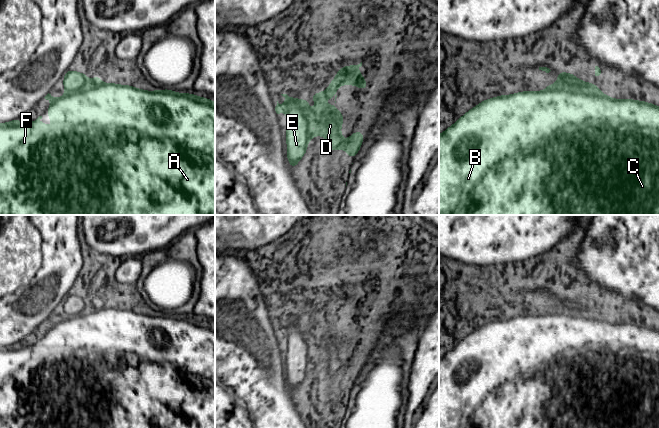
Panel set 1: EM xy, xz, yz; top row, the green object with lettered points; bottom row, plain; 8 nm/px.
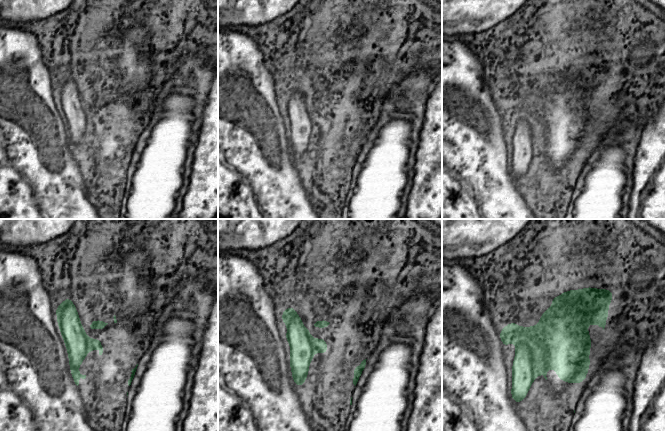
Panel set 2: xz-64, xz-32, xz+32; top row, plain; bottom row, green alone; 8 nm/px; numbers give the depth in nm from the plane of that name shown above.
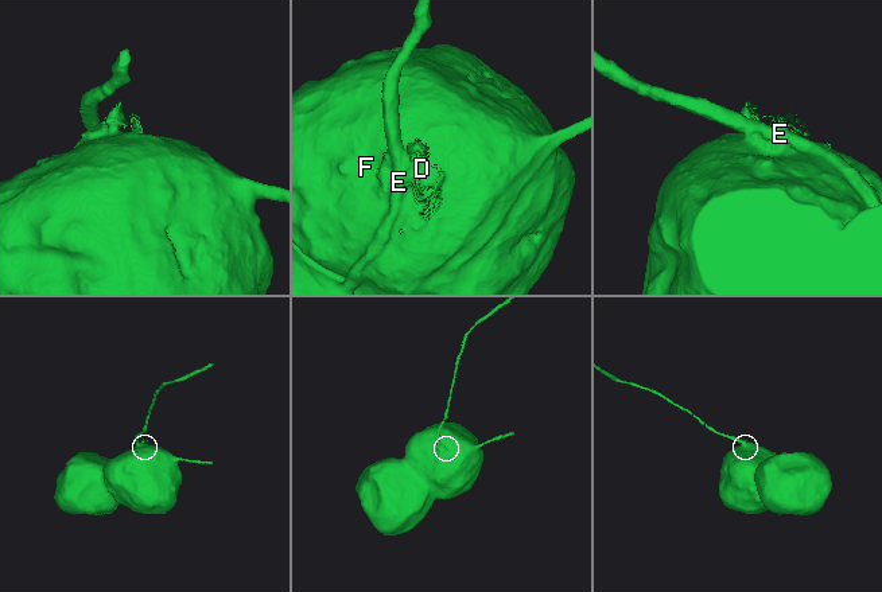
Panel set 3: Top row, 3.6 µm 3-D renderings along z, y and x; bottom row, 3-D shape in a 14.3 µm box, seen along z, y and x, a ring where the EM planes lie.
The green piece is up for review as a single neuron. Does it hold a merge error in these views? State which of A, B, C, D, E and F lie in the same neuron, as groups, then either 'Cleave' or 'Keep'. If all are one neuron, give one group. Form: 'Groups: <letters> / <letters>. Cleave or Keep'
Groups: A B C D F / E. Cleave

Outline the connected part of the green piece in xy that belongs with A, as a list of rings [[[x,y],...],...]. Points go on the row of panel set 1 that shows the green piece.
[[[84,74],[83,84],[76,91],[65,88],[65,78],[63,77],[63,87],[65,95],[63,97],[53,97],[47,94],[44,98],[50,101],[47,108],[51,123],[57,128],[48,127],[45,123],[40,123],[39,116],[35,121],[22,123],[19,119],[14,119],[6,123],[0,123],[0,215],[215,215],[215,102],[191,93],[177,93],[171,89],[146,91],[131,85],[119,85],[117,83],[102,83],[99,74],[89,80]]]

